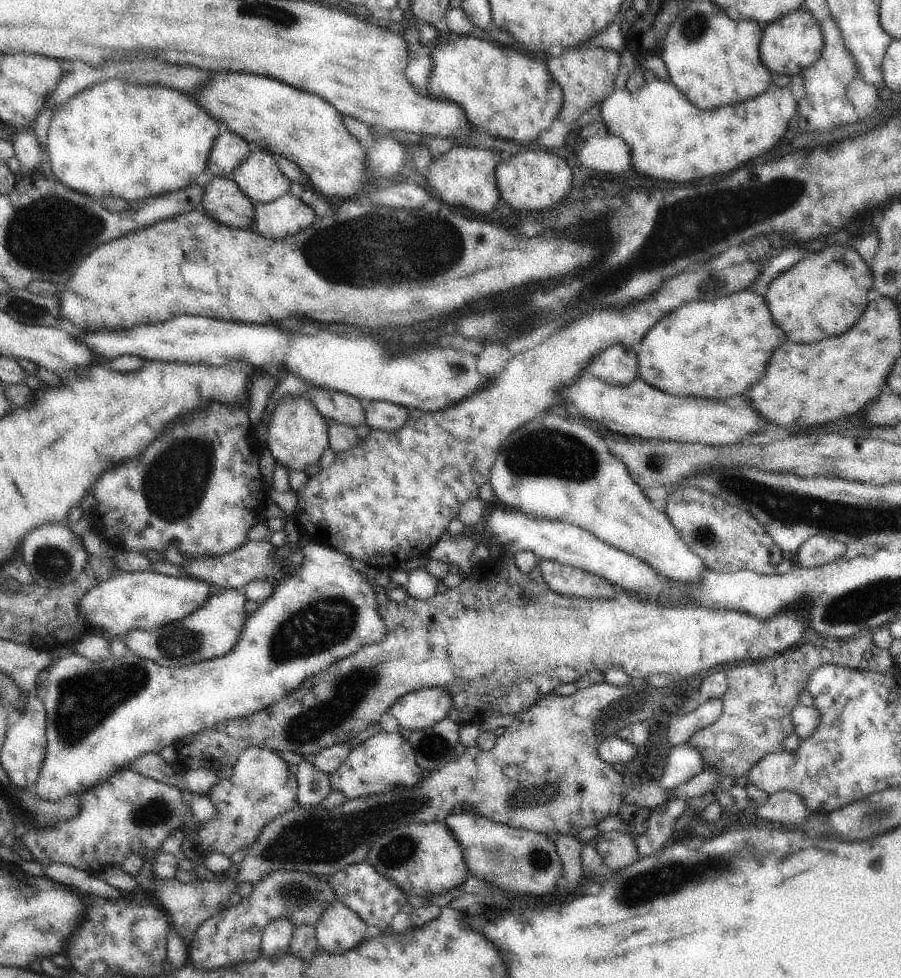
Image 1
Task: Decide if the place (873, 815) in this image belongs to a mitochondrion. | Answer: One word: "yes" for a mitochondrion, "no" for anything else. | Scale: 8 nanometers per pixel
yes

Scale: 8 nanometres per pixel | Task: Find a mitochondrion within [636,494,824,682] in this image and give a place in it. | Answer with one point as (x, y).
(704, 534)

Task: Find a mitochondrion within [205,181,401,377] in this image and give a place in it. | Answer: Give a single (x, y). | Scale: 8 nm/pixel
(324, 255)

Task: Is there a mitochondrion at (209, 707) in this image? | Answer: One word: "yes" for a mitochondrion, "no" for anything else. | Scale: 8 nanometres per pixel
no

